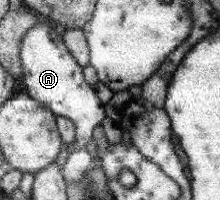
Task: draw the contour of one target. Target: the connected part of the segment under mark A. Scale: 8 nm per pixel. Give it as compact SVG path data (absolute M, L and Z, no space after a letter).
M50 21L38 24L28 35L26 35L23 51L23 65L25 66L26 92L34 99L42 102L42 105L49 107L58 117L70 119L75 126L74 152L68 155L68 159L62 168L65 181L76 182L84 180L86 172L94 168L92 162L94 157L86 150L86 144L92 140L94 128L104 120L104 106L98 100L96 88L92 88L82 74L82 68L68 51L64 39L55 28L52 28Z

